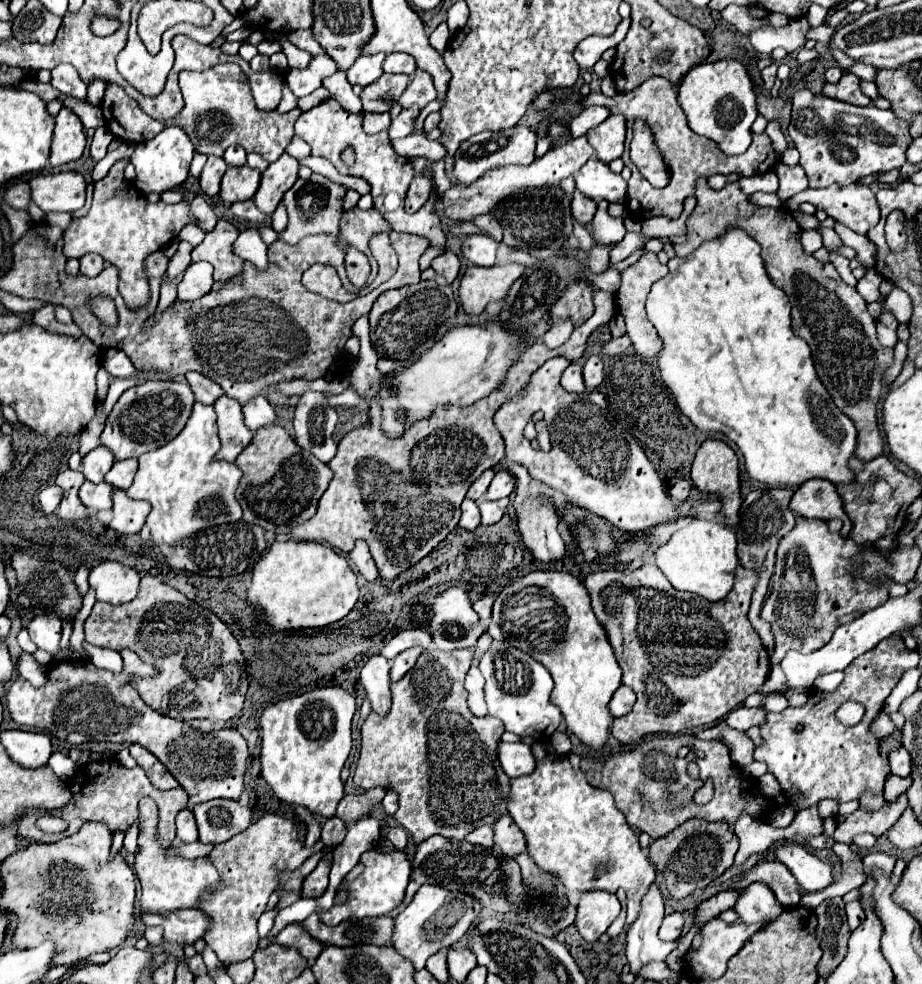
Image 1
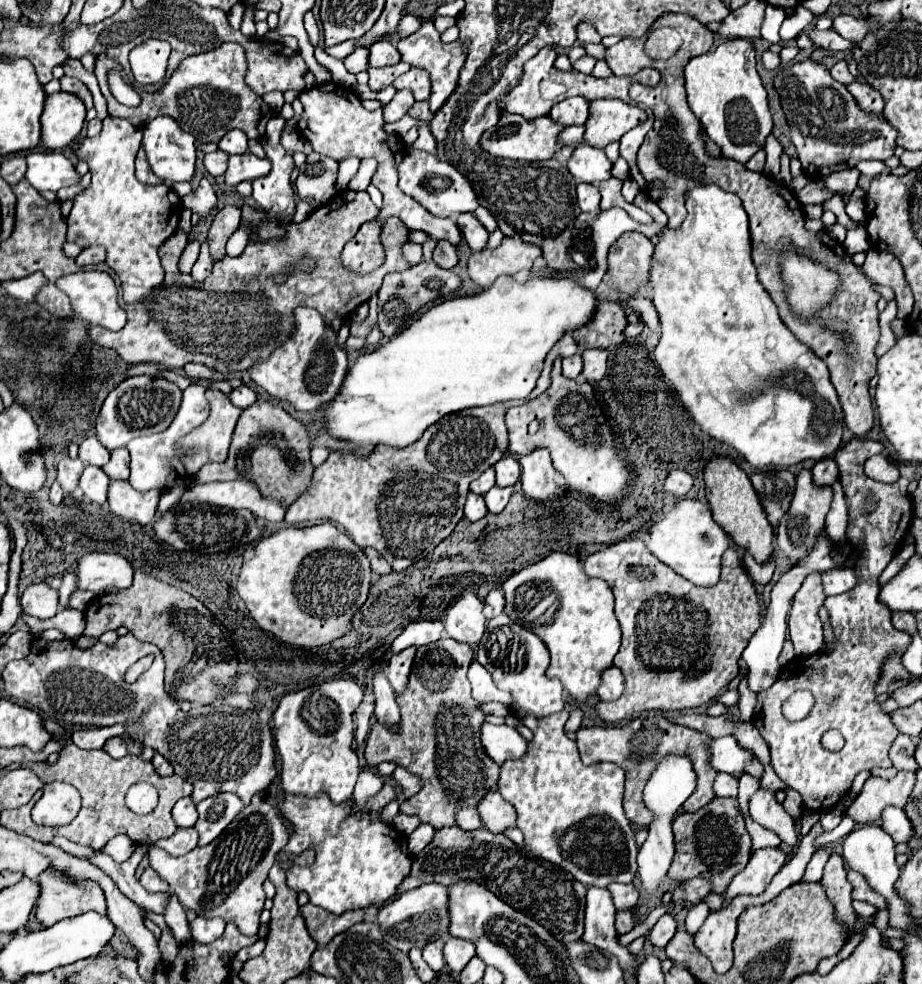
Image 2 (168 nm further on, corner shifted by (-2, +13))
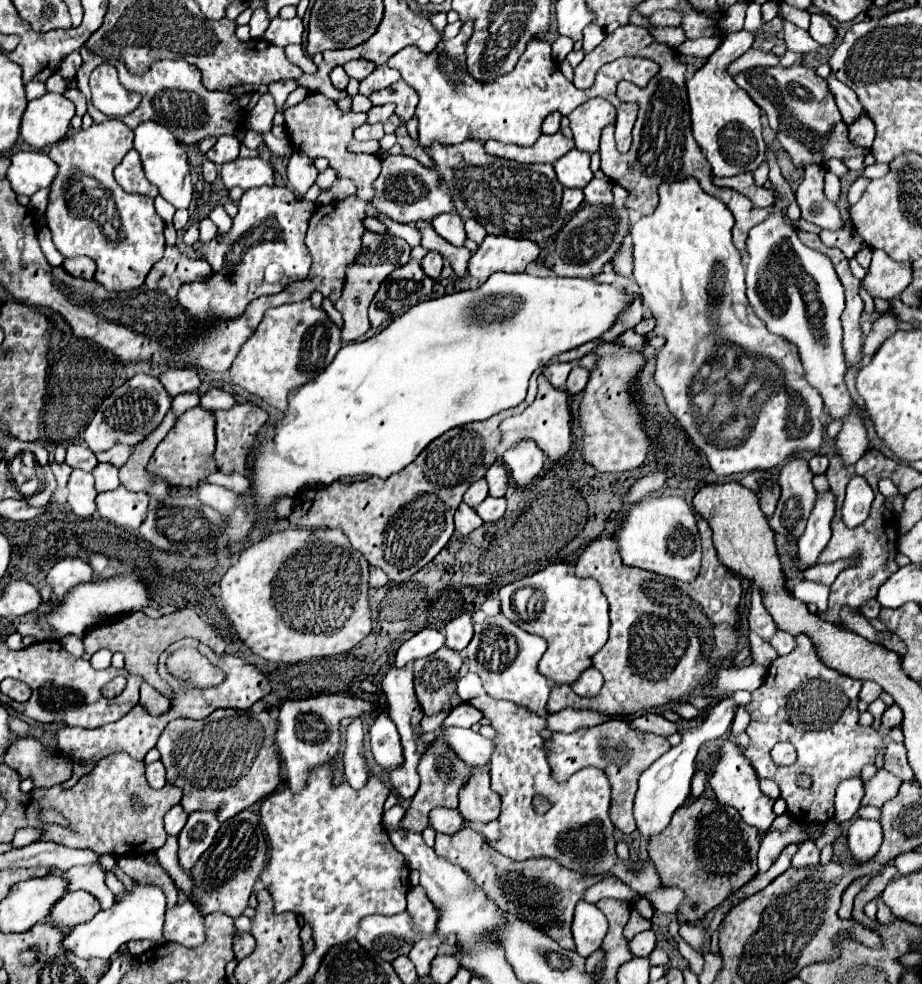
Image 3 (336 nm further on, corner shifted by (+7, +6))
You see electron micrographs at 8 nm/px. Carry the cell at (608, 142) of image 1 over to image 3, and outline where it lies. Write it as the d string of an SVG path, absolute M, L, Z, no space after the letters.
M592 98L578 106L568 118L576 148L592 154L598 152L602 130L616 122L616 108L604 98Z

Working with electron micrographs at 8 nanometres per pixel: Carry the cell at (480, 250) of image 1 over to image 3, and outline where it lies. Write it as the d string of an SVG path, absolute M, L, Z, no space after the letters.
M440 214L432 220L432 226L442 238L452 242L454 246L464 246L466 230L460 214Z

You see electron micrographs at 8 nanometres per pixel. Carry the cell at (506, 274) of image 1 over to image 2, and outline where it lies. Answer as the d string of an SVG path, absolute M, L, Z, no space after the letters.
M505 237L497 249L483 249L471 255L469 277L487 289L499 275L515 275L517 271L531 269L537 257L541 257L537 245L525 243L519 237Z

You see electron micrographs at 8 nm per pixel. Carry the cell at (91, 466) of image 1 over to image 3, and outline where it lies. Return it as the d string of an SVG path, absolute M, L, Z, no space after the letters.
M72 444L72 446L68 446L66 462L68 462L72 468L84 470L84 472L92 472L92 470L96 468L96 464L98 464L96 454L94 454L88 446L82 446L82 444Z

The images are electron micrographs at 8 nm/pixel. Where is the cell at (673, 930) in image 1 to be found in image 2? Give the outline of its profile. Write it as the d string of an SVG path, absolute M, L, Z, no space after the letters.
M663 915L649 931L649 941L655 947L665 947L673 935L675 935L675 919L671 915Z

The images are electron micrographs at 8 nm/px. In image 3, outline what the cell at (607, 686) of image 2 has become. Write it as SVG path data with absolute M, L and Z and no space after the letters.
M588 668L580 676L580 682L576 682L576 686L572 686L572 690L582 698L594 698L596 694L600 694L602 686L604 686L602 674L596 668Z

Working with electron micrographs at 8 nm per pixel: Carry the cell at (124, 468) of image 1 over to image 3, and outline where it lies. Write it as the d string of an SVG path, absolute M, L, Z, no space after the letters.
M98 464L94 468L94 478L96 478L96 490L98 492L108 492L108 490L114 490L120 486L120 480L118 480L118 468L114 468L112 464Z

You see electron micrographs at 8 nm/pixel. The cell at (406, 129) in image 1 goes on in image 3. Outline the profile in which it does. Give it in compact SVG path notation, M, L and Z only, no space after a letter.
M382 104L382 106L372 106L372 110L368 112L368 124L376 124L376 122L386 122L392 114L394 114L392 104Z

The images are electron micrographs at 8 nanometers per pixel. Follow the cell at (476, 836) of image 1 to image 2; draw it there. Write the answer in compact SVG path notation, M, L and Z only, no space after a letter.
M465 807L465 809L457 811L457 825L465 831L473 831L473 829L479 829L483 823L481 823L481 817L477 815L477 809Z

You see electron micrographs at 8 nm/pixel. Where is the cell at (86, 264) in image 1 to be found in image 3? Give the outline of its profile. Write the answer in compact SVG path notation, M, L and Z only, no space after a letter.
M76 256L76 258L66 258L62 268L72 274L72 276L78 276L78 278L88 278L92 280L94 278L94 272L96 272L96 264L92 258L88 256Z

